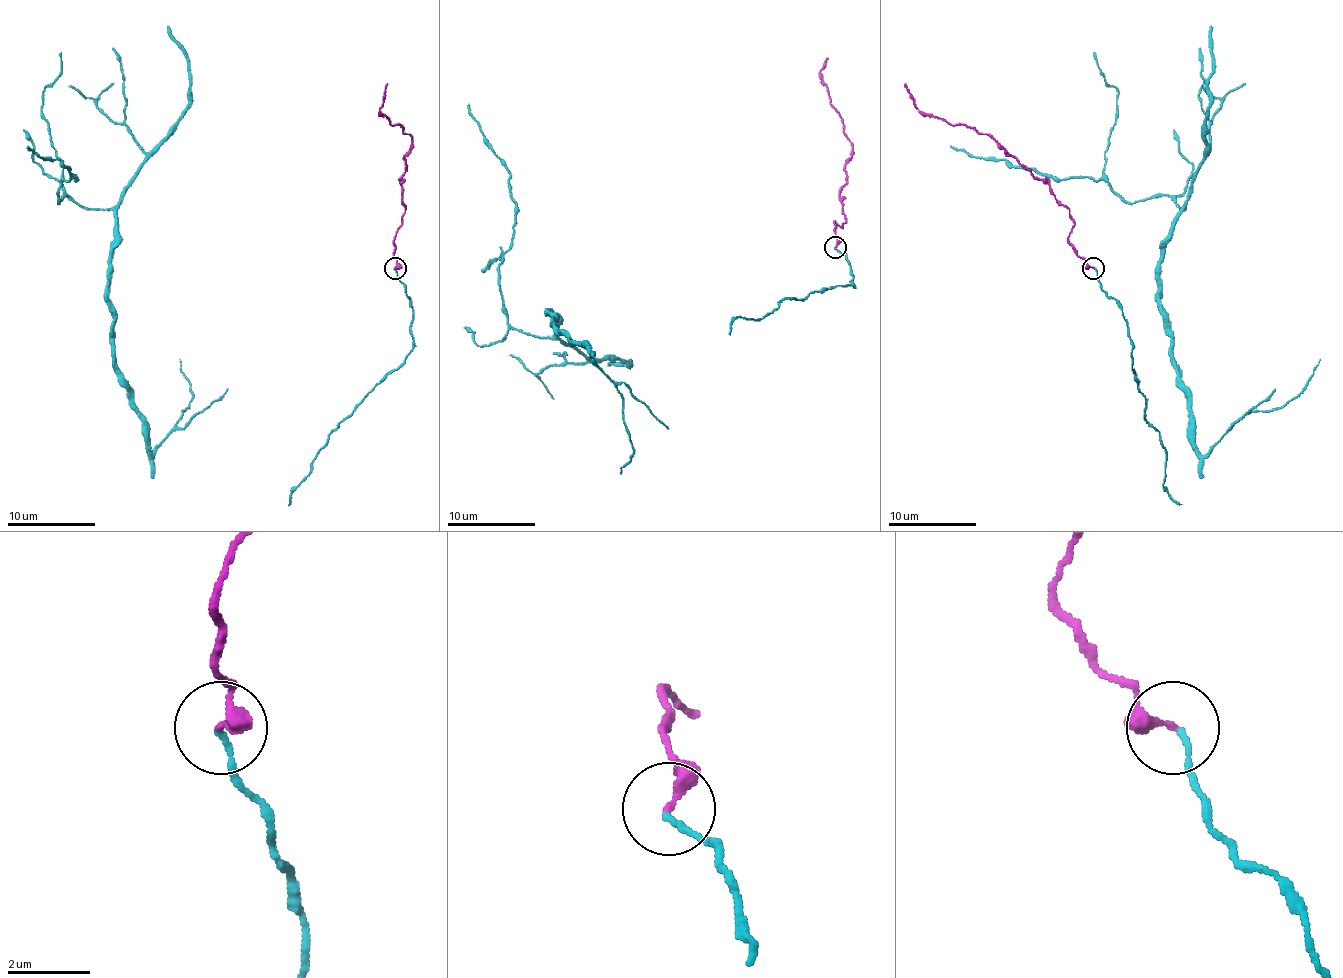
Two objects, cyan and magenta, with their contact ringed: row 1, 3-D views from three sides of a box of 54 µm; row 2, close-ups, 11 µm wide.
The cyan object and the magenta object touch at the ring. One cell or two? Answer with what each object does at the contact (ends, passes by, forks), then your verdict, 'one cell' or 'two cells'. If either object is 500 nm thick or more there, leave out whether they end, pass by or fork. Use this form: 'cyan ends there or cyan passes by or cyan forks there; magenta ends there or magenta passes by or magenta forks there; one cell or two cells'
cyan ends there; magenta passes by; one cell

